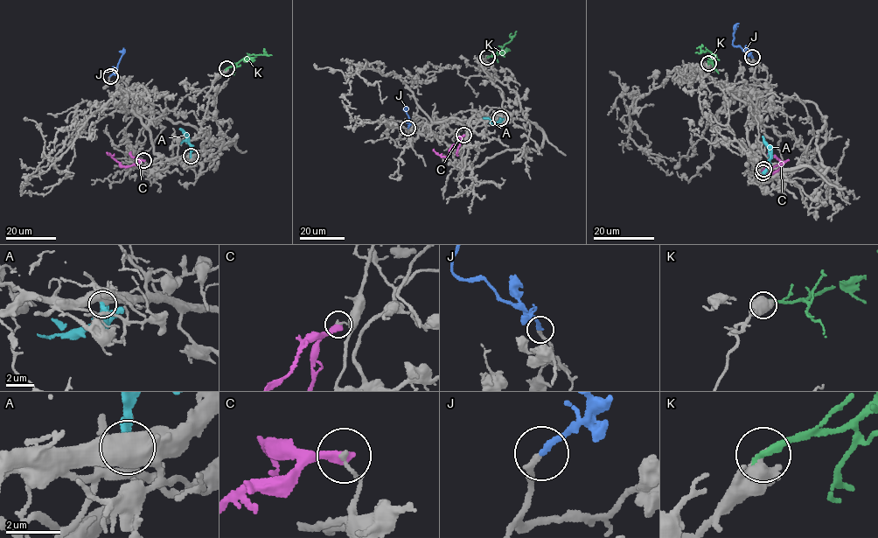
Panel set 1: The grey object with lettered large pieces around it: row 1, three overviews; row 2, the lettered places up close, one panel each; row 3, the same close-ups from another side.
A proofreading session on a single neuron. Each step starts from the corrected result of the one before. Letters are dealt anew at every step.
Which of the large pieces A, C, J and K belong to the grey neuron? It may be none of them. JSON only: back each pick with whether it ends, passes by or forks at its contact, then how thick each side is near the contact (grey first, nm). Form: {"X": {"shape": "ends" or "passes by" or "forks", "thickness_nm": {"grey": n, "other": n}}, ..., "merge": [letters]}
{"J": {"shape": "ends", "thickness_nm": {"grey": 240, "other": 240}}, "K": {"shape": "ends", "thickness_nm": {"grey": 550, "other": 320}}, "merge": ["J", "K"]}

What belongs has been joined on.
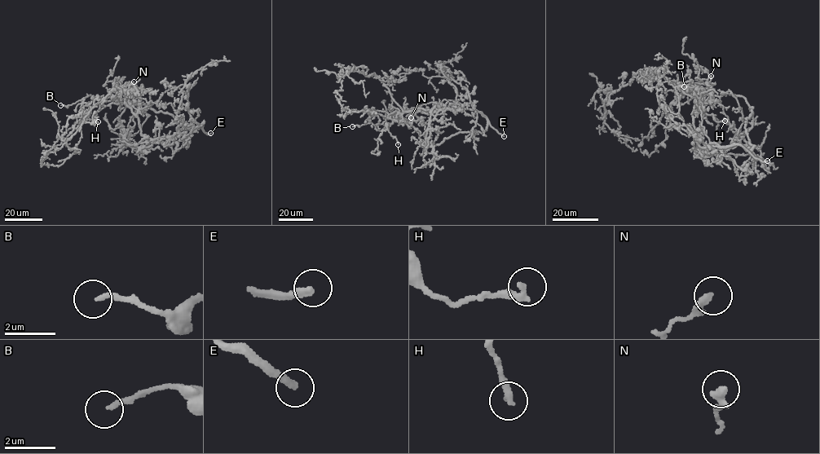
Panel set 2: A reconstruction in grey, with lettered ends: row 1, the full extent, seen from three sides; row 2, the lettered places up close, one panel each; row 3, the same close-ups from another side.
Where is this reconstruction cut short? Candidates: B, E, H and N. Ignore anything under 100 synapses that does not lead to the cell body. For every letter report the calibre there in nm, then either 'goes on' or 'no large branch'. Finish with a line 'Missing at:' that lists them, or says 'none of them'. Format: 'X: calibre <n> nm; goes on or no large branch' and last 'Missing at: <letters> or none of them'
B: calibre 180 nm; no large branch
E: calibre 320 nm; goes on
H: calibre 300 nm; no large branch
N: calibre 320 nm; no large branch
Missing at: E

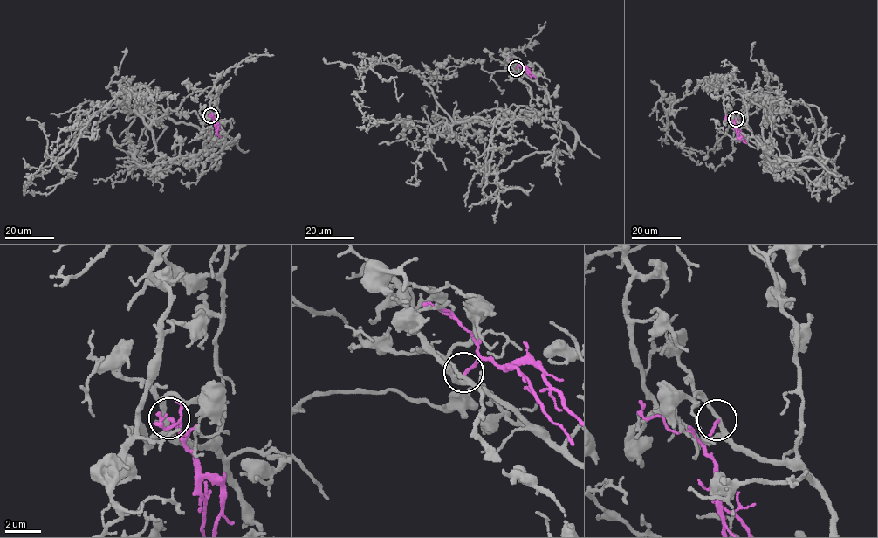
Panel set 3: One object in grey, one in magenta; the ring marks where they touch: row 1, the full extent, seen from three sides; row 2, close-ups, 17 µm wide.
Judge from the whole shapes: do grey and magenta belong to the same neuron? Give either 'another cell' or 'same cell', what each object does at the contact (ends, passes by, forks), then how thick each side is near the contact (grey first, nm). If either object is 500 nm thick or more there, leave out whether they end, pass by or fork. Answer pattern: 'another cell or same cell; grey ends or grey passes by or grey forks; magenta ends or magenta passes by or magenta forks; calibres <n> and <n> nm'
another cell; grey passes by; magenta ends; calibres 240 and 180 nm

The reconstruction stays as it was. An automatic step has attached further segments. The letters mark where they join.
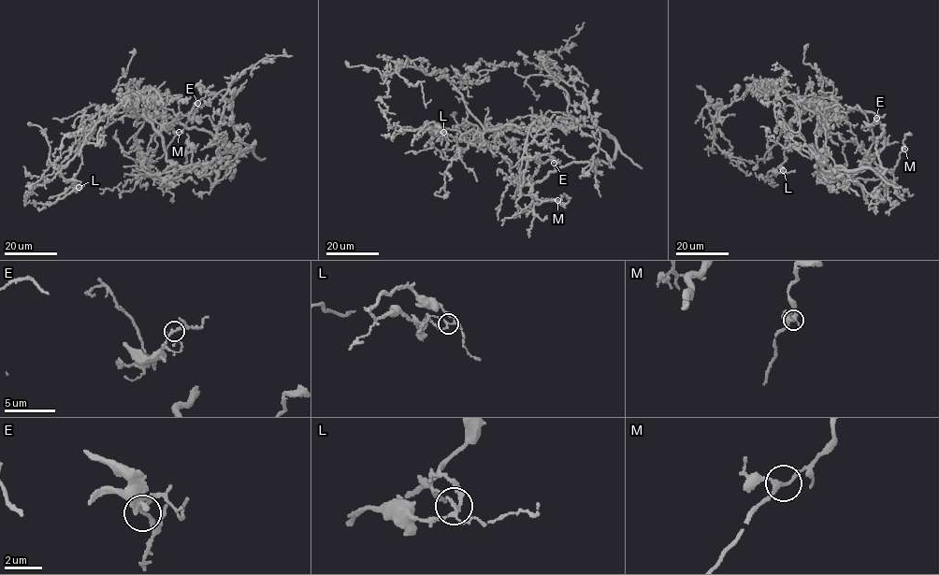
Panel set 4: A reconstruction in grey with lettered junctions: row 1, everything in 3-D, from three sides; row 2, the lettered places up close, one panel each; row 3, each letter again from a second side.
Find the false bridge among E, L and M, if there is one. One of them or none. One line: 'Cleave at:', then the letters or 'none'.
Cleave at: L

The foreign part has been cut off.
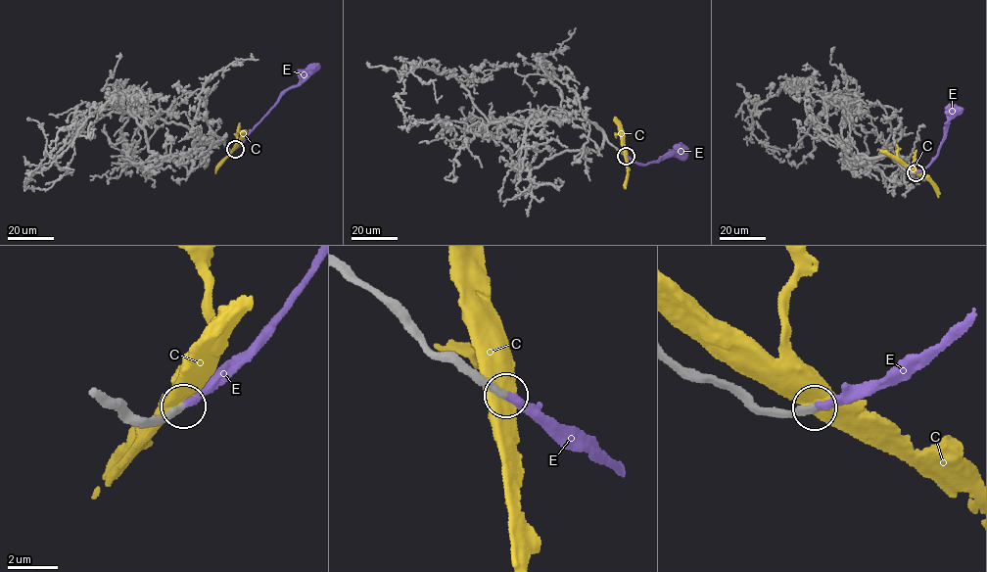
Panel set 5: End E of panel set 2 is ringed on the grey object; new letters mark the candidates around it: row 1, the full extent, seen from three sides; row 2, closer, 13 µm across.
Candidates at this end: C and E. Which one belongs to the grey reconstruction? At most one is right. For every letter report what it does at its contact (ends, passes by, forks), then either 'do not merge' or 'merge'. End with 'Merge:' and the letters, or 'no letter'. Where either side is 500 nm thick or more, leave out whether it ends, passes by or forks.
C: do not merge
E: it ends; merge
Merge: E

